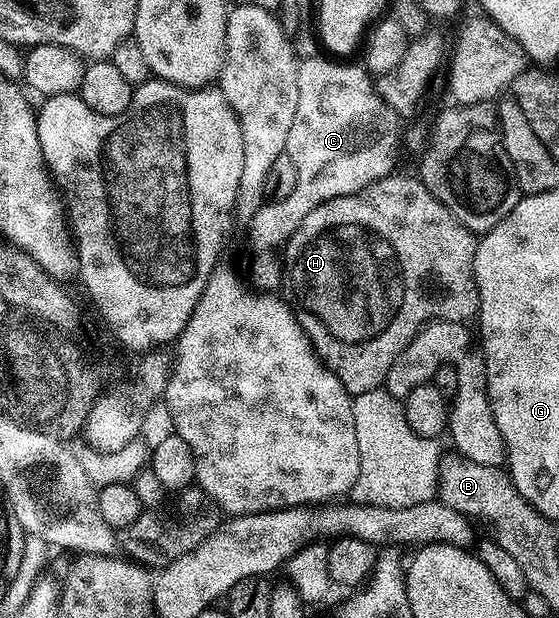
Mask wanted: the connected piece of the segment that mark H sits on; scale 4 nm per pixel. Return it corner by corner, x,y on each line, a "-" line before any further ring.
397,176
382,177
380,181
371,183
363,191
343,195
339,199
331,199
327,203
315,207
315,211
311,211
311,215
307,215
307,219
303,219
303,223
299,223
299,227
283,246
284,300
292,309
295,319
303,327
307,339
313,344
313,350
317,352
318,359
336,375
339,383
343,383
343,387
350,395
384,386
387,371
391,371
391,363
395,363
395,359
405,350
407,343
411,343
413,336
430,321
465,323
477,316
477,280
473,274
473,268
475,267
478,238
466,225
459,223
457,216
446,205
439,203
439,199
435,199
435,195
431,195
431,191
427,191
427,187
420,179
416,176

